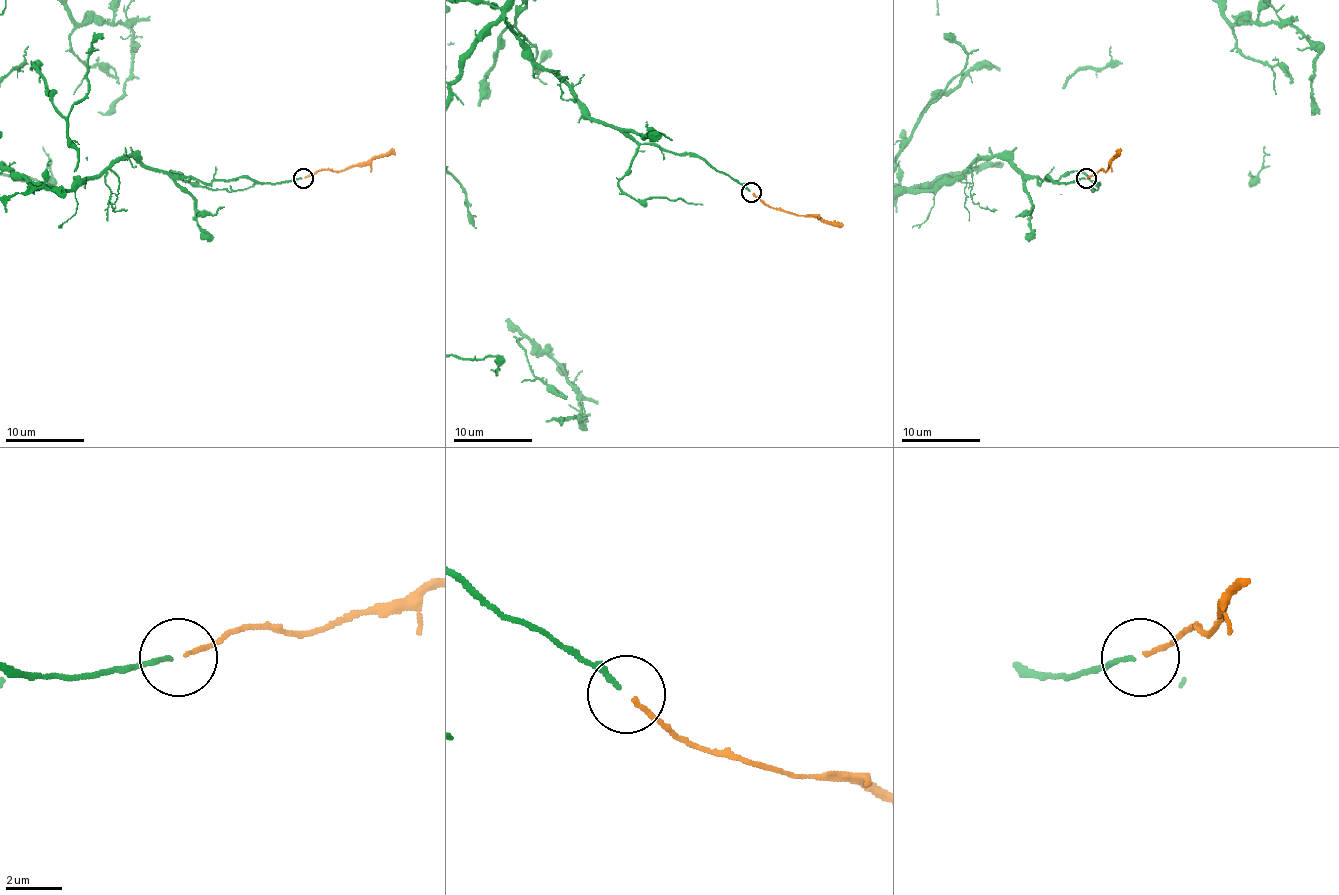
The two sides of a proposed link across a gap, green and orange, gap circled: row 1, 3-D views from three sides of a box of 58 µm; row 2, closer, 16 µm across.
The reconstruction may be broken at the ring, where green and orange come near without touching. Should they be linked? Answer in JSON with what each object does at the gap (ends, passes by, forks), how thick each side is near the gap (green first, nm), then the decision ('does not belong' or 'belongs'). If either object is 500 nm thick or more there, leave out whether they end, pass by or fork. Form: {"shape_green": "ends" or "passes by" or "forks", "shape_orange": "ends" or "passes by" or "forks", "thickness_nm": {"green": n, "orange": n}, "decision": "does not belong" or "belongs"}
{"shape_green": "ends", "shape_orange": "ends", "thickness_nm": {"green": 150, "orange": 140}, "decision": "belongs"}

